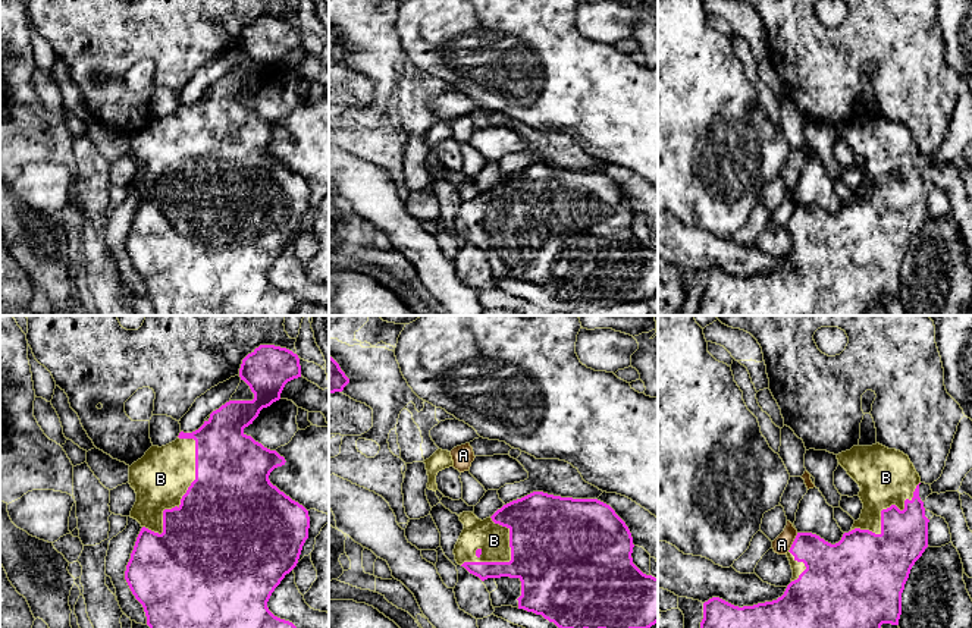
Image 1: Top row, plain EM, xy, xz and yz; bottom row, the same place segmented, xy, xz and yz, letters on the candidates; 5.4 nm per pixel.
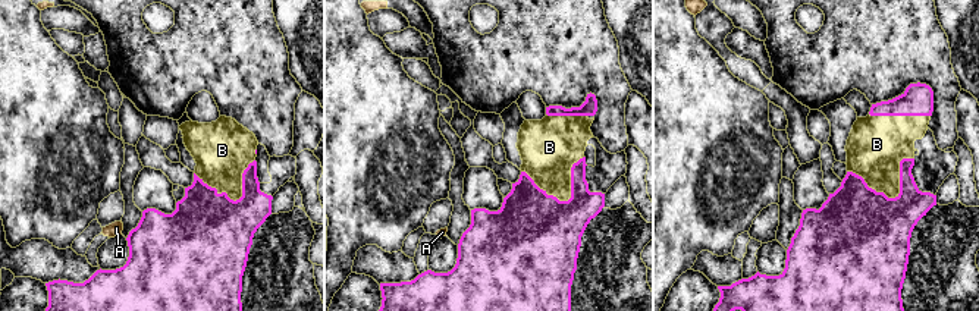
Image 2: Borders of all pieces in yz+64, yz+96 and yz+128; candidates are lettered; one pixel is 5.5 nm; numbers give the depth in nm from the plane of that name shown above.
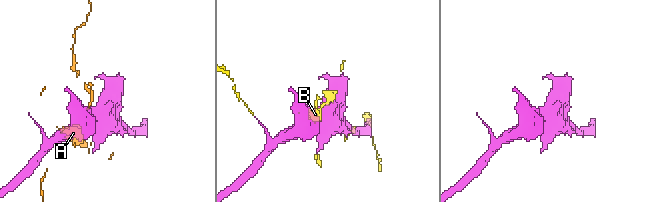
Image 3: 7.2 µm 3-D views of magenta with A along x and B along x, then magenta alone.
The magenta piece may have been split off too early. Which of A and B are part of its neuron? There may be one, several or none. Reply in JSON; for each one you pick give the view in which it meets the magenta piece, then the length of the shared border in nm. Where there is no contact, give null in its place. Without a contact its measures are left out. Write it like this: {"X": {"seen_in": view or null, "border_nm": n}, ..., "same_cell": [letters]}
{"B": {"seen_in": "xy", "border_nm": 550}, "same_cell": ["B"]}

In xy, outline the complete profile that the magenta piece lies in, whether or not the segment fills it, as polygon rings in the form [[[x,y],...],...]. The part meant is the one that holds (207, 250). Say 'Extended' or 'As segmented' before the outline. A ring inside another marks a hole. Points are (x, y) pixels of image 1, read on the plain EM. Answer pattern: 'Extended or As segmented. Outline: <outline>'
Extended. Outline: [[[260,16],[242,31],[239,48],[254,65],[253,72],[226,73],[219,81],[213,82],[210,90],[204,92],[198,101],[192,104],[181,103],[178,110],[166,117],[151,117],[141,131],[129,138],[129,156],[137,164],[137,173],[129,188],[137,191],[142,200],[137,208],[131,230],[126,236],[125,251],[135,270],[144,279],[147,296],[154,307],[154,315],[295,315],[300,304],[292,293],[275,288],[269,282],[267,273],[285,247],[289,245],[298,235],[302,217],[308,210],[308,182],[280,163],[269,151],[269,147],[275,139],[285,136],[285,129],[276,122],[264,119],[261,114],[244,104],[244,100],[253,95],[263,79],[267,79],[280,70],[280,65],[288,53],[301,48],[300,29],[286,19]]]

